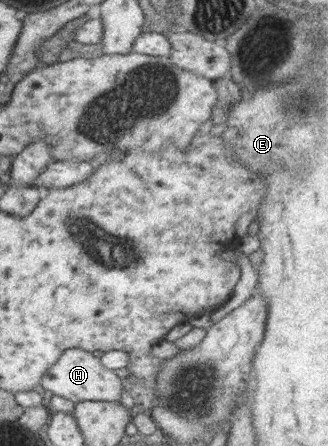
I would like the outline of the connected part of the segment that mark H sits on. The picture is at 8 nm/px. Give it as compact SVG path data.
M81 348L68 349L59 358L59 361L45 372L41 380L41 385L46 390L50 390L52 394L63 396L73 403L82 401L119 402L126 383L116 375L114 370L99 364L98 358Z

